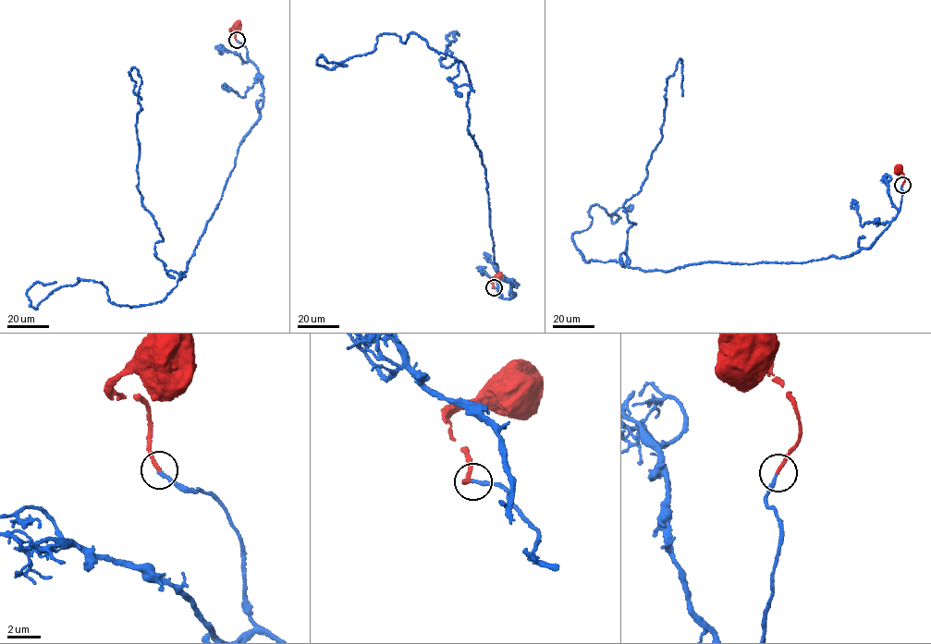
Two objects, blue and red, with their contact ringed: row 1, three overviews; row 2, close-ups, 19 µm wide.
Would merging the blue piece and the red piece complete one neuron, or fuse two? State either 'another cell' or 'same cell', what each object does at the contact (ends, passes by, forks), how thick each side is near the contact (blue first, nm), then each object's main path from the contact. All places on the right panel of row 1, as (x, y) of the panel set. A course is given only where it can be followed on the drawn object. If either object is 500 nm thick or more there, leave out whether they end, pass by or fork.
same cell | blue ends | red ends | 200/220 nm | blue via (902, 185), (888, 226), (842, 258), (625, 266), (634, 224), (624, 203), (661, 139), (679, 59), (683, 96) | red via (902, 185), (905, 177), (900, 169)

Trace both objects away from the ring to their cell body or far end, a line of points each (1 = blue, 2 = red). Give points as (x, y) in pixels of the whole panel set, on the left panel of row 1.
1: (237, 40), (258, 72), (262, 107), (180, 278), (155, 256), (163, 237), (137, 187), (133, 67), (141, 99)
2: (237, 40), (235, 31), (230, 29), (238, 25)

